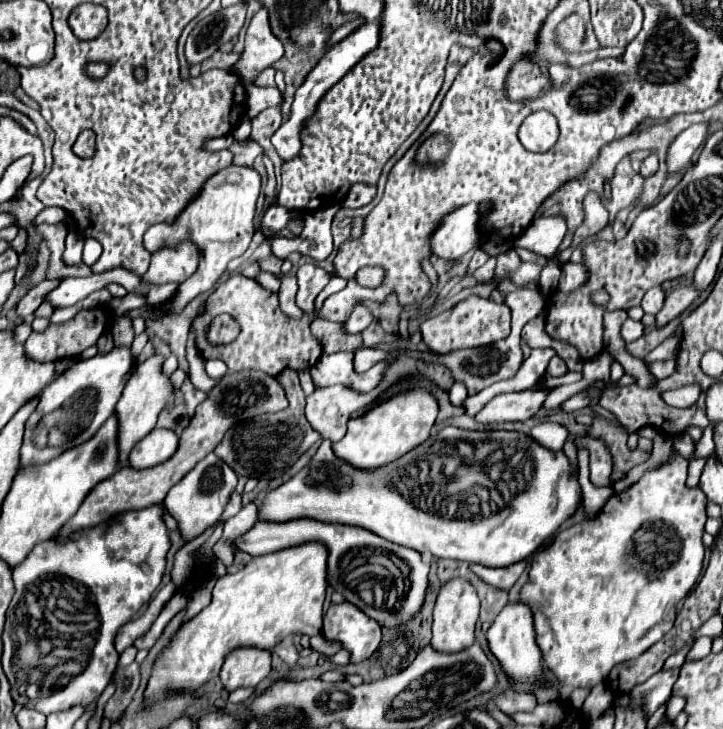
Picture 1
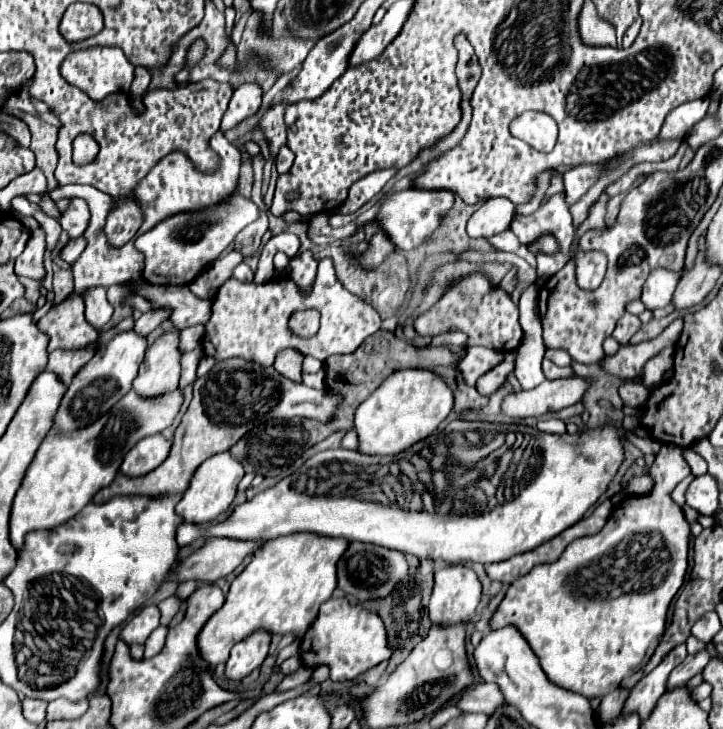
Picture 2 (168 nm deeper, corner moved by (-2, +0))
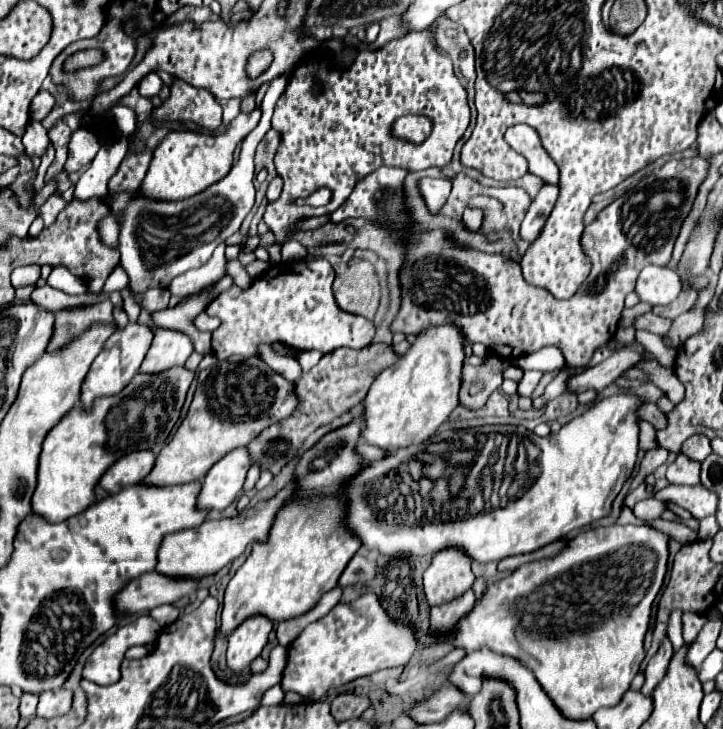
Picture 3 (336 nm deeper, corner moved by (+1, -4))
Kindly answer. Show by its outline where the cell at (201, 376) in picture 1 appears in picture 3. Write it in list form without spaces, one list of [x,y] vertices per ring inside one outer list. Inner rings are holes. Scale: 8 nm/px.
[[[203,311],[203,313],[199,313],[199,315],[195,317],[193,325],[195,325],[199,331],[213,331],[213,329],[219,325],[219,319],[209,317],[209,315]]]

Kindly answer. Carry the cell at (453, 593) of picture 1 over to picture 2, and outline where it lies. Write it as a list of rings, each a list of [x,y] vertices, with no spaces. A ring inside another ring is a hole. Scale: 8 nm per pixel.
[[[446,565],[436,569],[430,597],[432,623],[468,623],[476,613],[480,595],[482,585],[468,565]]]

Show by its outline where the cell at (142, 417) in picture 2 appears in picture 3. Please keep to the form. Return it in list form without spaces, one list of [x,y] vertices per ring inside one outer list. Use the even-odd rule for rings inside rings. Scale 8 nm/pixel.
[[[173,367],[159,375],[137,373],[119,395],[97,399],[91,411],[71,409],[43,441],[37,489],[31,499],[33,513],[47,523],[63,523],[95,503],[95,487],[117,459],[141,449],[159,453],[181,415],[193,377],[195,373],[185,367]]]

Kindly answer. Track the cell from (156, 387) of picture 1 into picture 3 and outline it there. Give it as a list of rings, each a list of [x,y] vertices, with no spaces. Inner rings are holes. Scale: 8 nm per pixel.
[[[157,329],[151,349],[141,363],[141,373],[161,373],[171,367],[183,367],[193,353],[193,343],[187,335],[169,329]]]

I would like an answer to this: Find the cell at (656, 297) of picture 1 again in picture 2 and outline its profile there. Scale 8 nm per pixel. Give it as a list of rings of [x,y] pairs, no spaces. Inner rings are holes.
[[[654,269],[644,287],[642,287],[642,303],[646,305],[646,309],[654,311],[658,307],[666,307],[672,301],[672,295],[676,291],[676,285],[680,281],[682,271],[668,271],[668,269]]]

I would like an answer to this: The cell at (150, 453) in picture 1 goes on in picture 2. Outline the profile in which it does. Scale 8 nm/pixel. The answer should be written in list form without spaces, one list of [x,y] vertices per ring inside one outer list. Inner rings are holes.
[[[152,435],[136,443],[124,457],[120,465],[120,473],[128,477],[140,477],[148,471],[156,469],[170,453],[170,441],[162,435]]]

